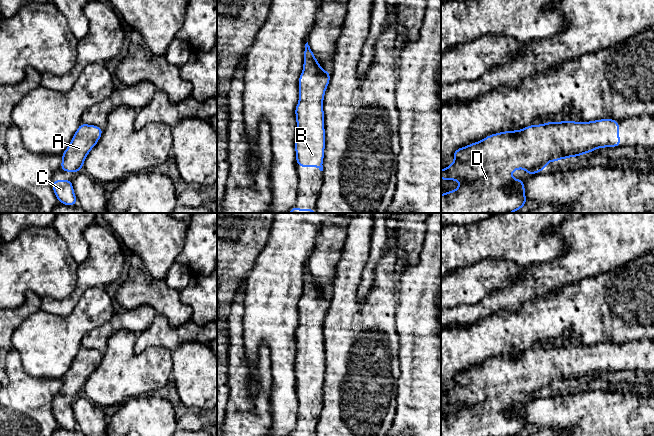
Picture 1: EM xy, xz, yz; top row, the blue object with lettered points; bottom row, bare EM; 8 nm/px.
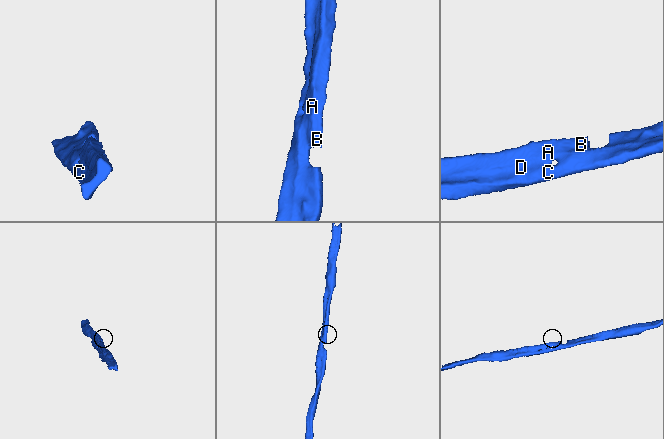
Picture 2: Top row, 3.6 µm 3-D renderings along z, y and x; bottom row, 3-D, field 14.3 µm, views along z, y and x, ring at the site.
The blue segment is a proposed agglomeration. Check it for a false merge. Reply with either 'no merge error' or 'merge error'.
no merge error

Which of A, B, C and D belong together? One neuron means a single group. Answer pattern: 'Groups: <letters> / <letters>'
Groups: A B C D

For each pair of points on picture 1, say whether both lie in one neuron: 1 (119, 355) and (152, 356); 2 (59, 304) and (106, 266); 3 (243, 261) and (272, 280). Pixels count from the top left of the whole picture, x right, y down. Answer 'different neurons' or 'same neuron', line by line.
1: same neuron
2: same neuron
3: different neurons

